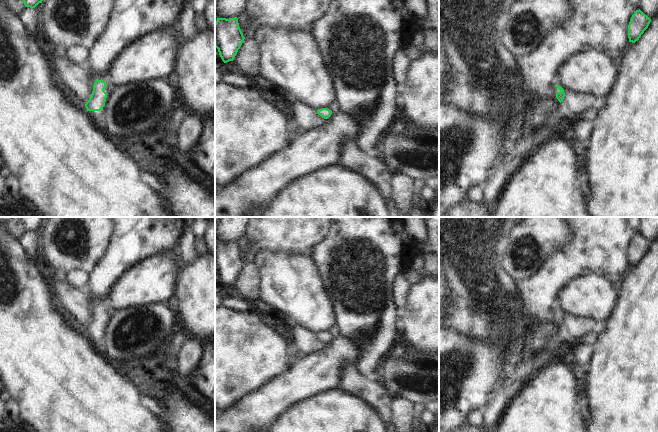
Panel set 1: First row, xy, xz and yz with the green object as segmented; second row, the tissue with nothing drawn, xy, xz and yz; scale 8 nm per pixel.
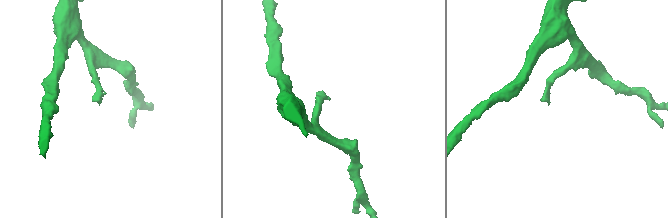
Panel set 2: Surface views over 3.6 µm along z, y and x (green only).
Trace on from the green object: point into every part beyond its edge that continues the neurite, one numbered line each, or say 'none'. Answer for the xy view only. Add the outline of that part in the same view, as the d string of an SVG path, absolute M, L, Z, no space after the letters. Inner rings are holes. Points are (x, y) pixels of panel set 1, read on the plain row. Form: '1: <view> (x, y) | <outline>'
1: xy (96, 340) | M105 330L100 335L89 335L89 343L96 348L101 348L104 337L105 337Z

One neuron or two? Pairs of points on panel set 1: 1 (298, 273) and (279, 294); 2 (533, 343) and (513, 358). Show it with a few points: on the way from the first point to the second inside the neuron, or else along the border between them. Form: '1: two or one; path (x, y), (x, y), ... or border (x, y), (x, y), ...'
1: one; path (294, 278), (284, 289)
2: one; path (528, 343), (518, 353)

